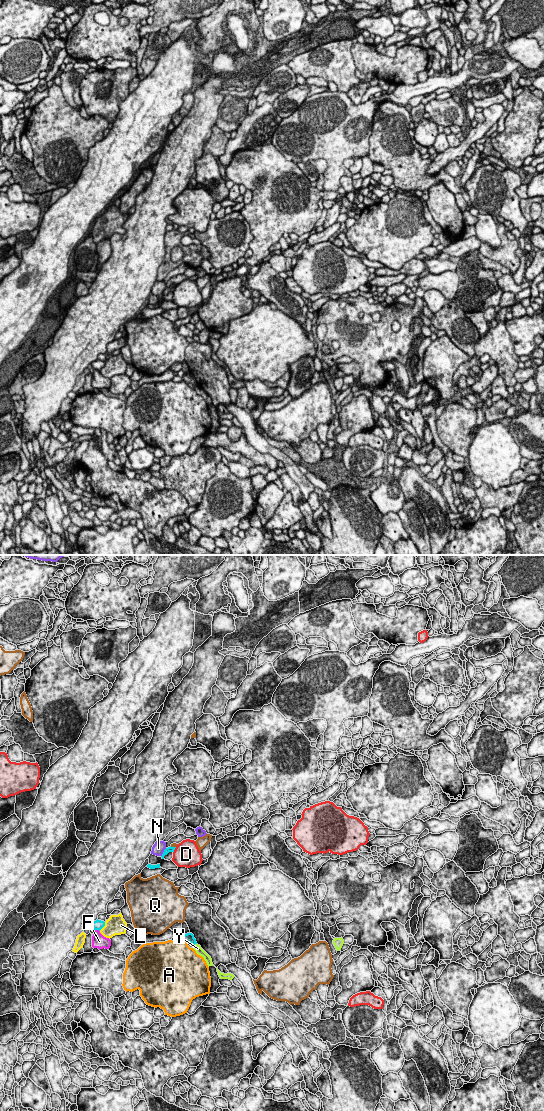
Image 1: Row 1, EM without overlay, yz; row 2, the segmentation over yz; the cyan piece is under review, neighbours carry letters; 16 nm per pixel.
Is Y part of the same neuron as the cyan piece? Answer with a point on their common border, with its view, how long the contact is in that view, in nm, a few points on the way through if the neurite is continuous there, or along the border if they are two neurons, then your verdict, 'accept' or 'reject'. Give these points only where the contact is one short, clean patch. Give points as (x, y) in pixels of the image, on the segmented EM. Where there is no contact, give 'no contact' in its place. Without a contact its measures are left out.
meets cyan in yz at (195, 943); contact 60 nm long; border along yz (196, 943), (194, 945); reject

